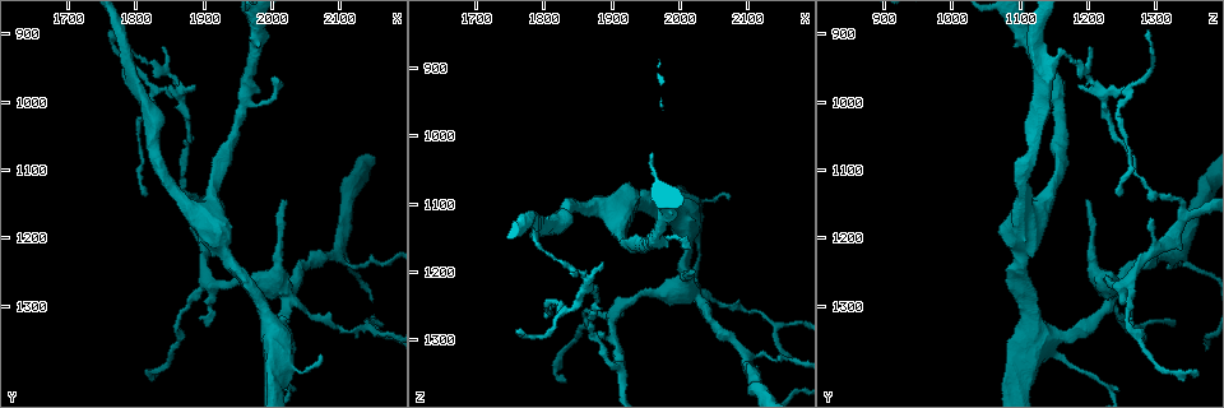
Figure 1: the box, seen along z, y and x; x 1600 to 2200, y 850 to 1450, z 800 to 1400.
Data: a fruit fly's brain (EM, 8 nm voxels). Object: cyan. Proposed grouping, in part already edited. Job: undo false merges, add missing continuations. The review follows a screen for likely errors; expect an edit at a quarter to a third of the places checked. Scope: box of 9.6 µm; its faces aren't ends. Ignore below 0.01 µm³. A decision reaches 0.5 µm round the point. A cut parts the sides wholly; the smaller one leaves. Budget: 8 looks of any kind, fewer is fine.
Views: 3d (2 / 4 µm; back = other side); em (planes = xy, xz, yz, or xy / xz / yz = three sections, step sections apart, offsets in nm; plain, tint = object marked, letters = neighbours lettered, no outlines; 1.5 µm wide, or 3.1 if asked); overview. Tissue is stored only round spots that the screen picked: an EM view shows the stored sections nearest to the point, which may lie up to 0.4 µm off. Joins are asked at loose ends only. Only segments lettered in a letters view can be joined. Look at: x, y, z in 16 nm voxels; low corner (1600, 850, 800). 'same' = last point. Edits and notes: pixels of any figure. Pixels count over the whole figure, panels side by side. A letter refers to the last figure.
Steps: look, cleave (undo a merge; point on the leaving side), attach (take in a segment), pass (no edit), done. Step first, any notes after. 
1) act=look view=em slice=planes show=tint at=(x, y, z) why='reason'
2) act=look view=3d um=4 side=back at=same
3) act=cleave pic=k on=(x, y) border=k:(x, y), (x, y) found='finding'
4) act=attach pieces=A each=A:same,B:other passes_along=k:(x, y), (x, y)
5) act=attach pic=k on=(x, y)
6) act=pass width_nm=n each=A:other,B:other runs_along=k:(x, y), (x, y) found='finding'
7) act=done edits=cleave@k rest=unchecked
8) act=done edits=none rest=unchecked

act=look view=em slice=xz step=4 show=letters at=(1880, 1175, 1295) why='free end'

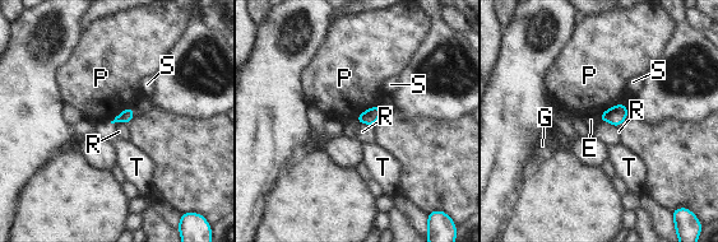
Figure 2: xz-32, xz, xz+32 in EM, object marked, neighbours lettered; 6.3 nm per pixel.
act=pass each=E:other,G:other,P:other,R:other,S:other,T:other border=2:(378, 105), (364, 110), (355, 121) found='no lettered segment goes on from it'

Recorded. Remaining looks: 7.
act=look view=em slice=xy step=8 show=tint at=(2020, 1280, 1230) why='looks like a crossing'

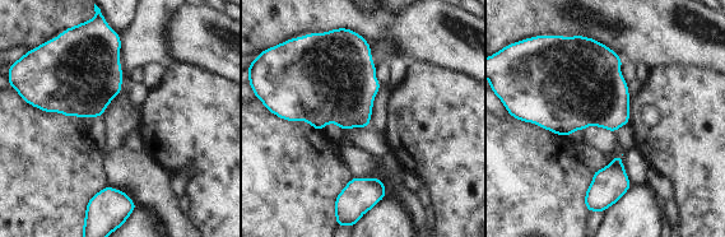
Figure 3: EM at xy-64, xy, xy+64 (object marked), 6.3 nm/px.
act=look view=em slice=planes show=letters at=same why='cut it another way'

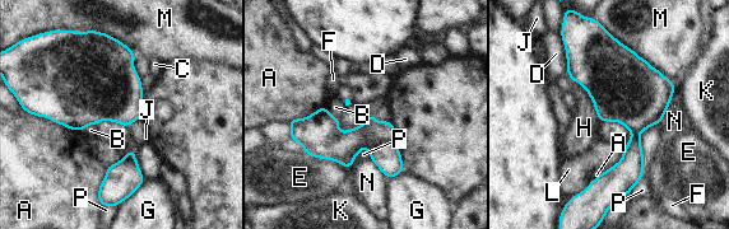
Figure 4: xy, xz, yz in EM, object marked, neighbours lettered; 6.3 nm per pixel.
act=cleave pic=4 on=(344, 146) longest_contact=M:550nm each=A:other,B:other,C:other,D:other,E:other,F:other,G:other,H:other,J:other,K:other,L:other,M:other,N:other,P:other border=4:(395, 143), (379, 141), (368, 149) found='two neurons meet here'

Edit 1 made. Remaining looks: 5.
act=done edits=cleave@4 rest=unchecked

